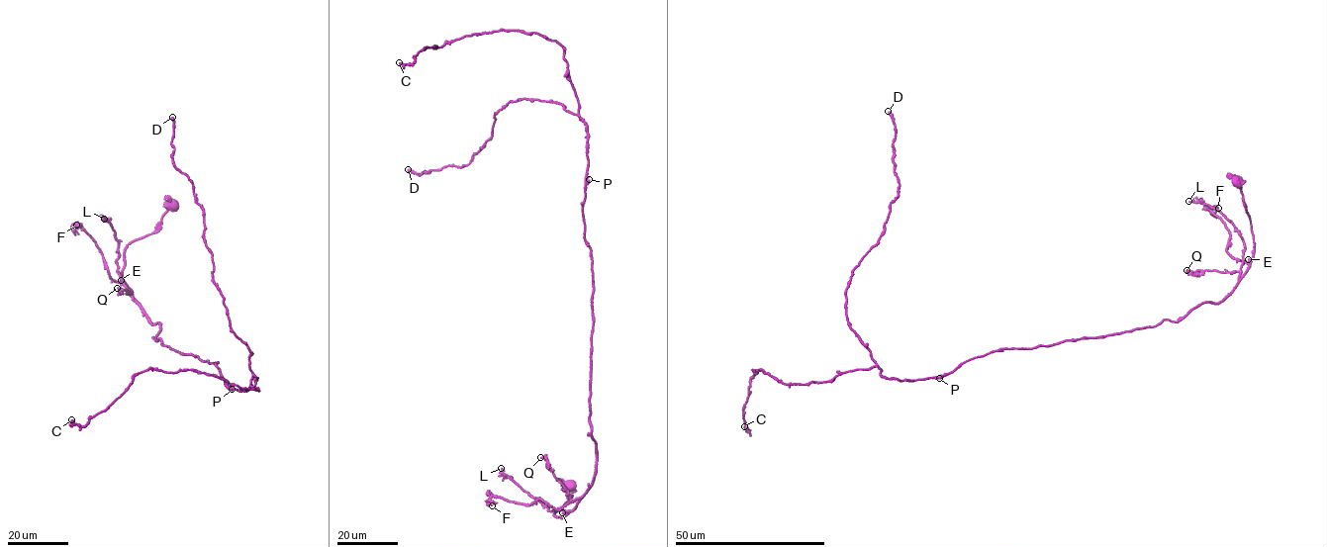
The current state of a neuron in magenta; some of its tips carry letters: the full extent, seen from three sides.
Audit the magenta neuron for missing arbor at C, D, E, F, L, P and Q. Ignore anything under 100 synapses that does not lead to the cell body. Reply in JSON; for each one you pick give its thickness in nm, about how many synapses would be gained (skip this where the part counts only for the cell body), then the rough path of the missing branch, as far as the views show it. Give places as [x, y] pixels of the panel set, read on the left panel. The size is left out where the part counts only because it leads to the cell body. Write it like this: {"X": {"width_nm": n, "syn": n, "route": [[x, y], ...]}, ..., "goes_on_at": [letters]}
{"goes_on_at": []}

